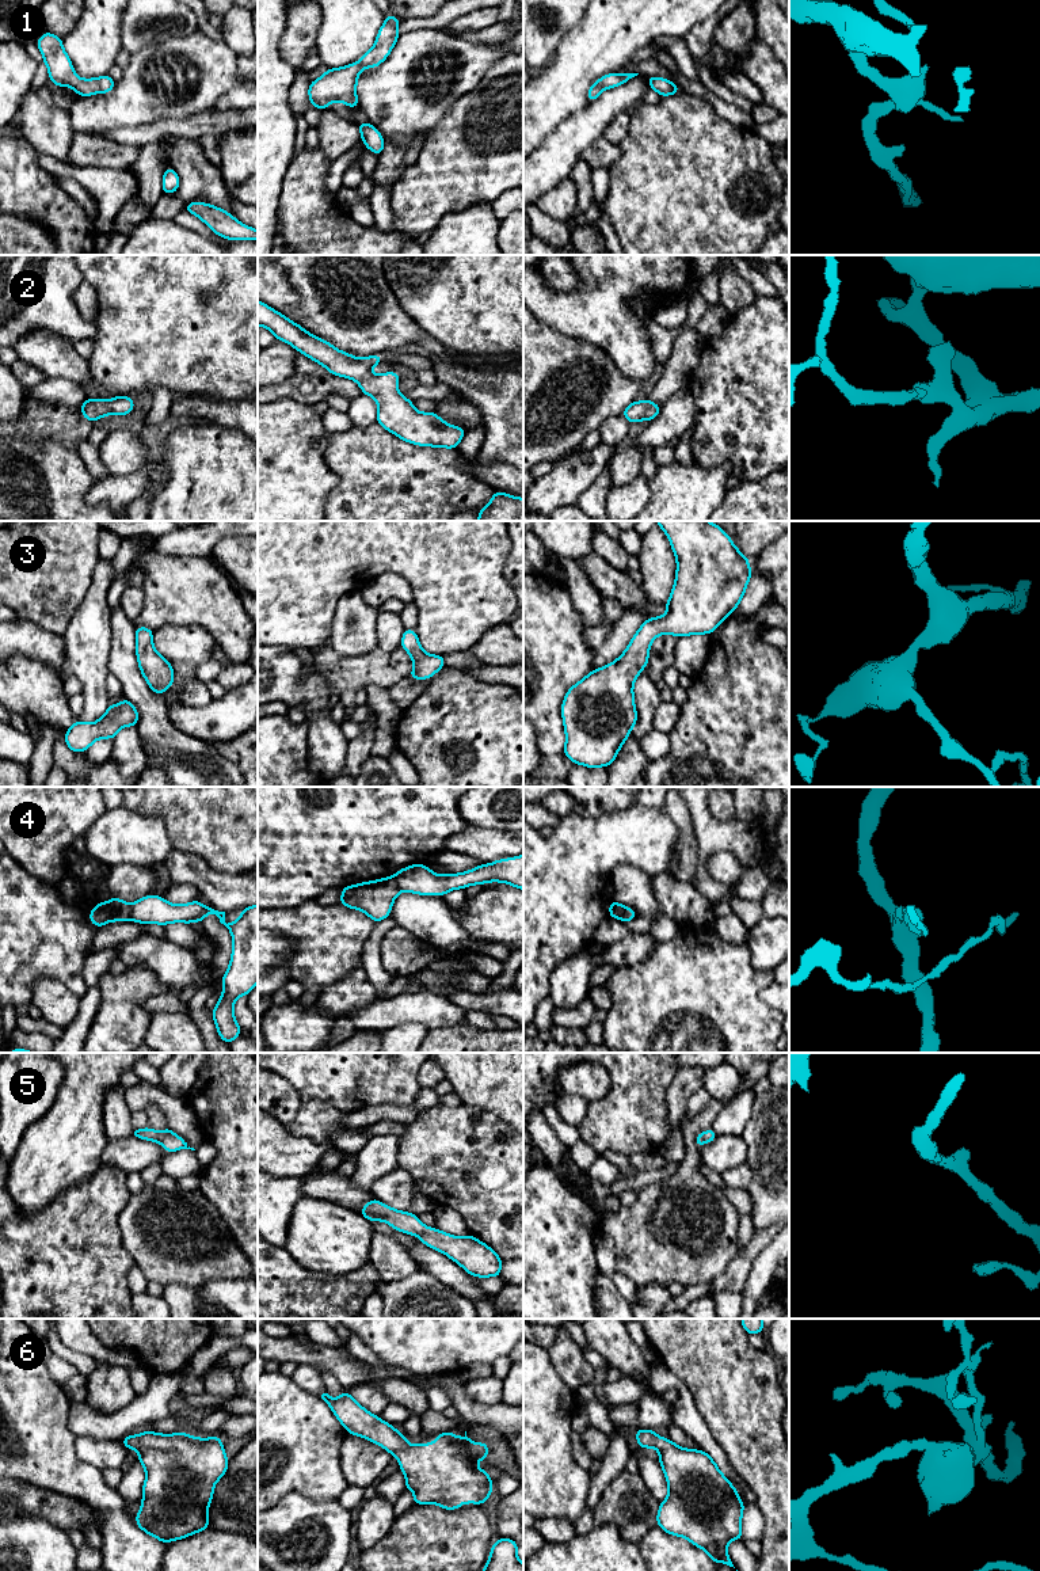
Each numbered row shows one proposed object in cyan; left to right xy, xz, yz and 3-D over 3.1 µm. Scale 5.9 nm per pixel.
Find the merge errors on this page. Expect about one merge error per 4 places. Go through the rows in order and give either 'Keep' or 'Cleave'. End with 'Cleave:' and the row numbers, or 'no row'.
1: Keep
2: Keep
3: Keep
4: Cleave
5: Keep
6: Keep
Cleave: 4

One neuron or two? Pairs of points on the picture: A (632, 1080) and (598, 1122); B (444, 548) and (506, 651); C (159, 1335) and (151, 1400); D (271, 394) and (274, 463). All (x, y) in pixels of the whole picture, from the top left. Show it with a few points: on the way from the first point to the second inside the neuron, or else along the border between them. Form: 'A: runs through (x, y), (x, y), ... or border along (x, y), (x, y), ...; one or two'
A: runs through (629, 1091), (609, 1111); one
B: border along (507, 622), (488, 627), (468, 649); two
C: border along (181, 1370), (152, 1374); two
D: border along (271, 400), (289, 398), (303, 404); two

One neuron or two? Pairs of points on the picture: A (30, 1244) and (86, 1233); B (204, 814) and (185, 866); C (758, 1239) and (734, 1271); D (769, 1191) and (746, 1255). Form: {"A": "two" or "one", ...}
{"A": "one", "B": "two", "C": "one", "D": "two"}

